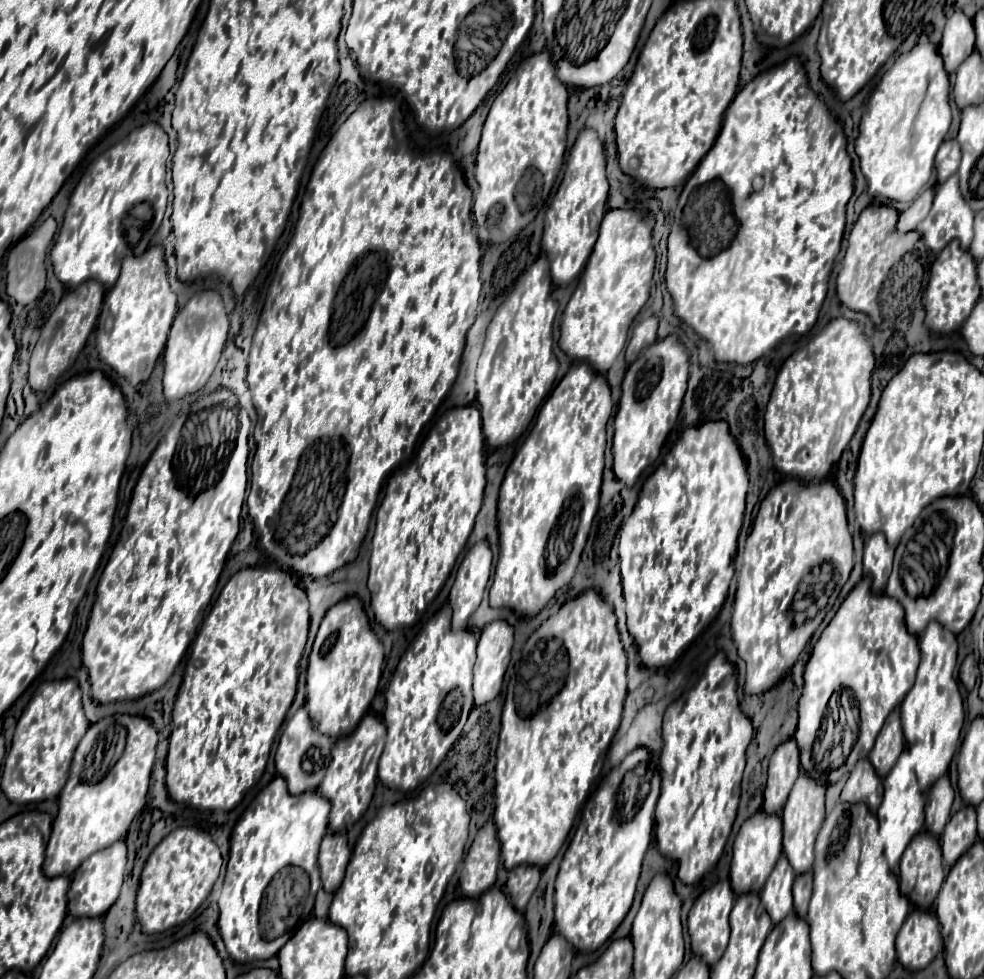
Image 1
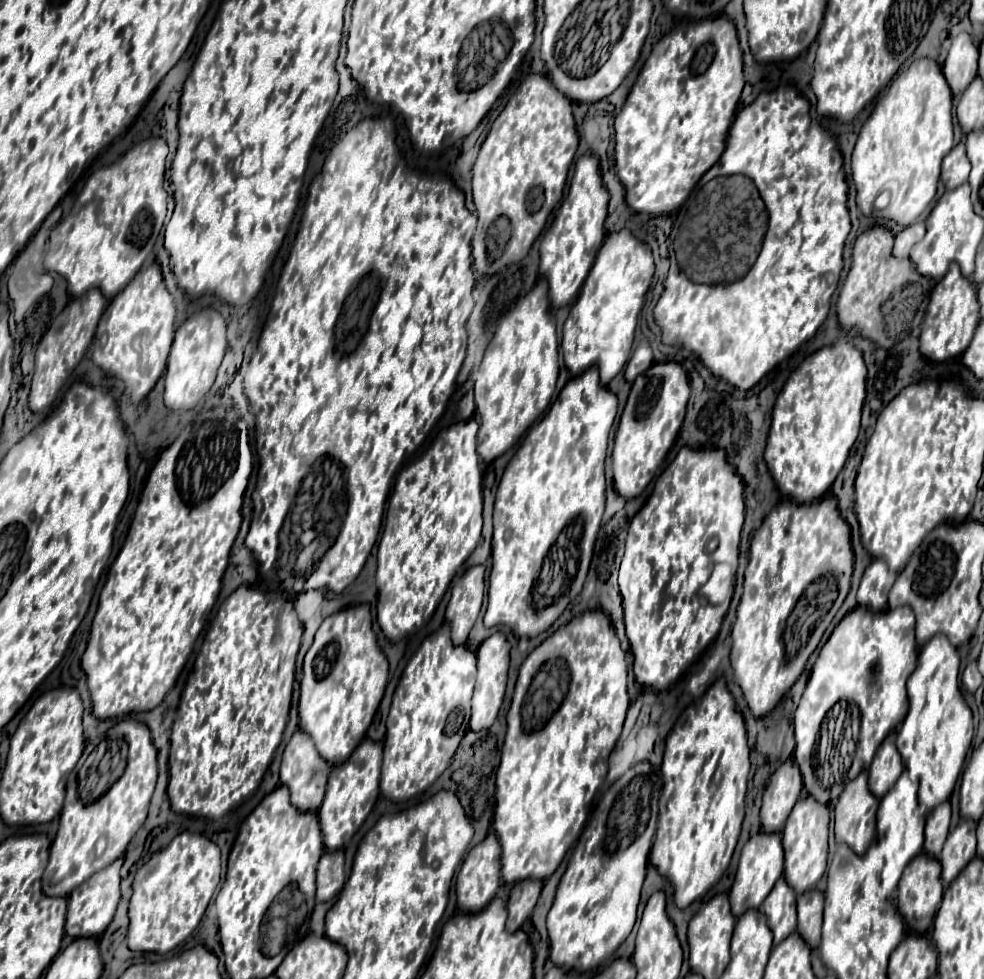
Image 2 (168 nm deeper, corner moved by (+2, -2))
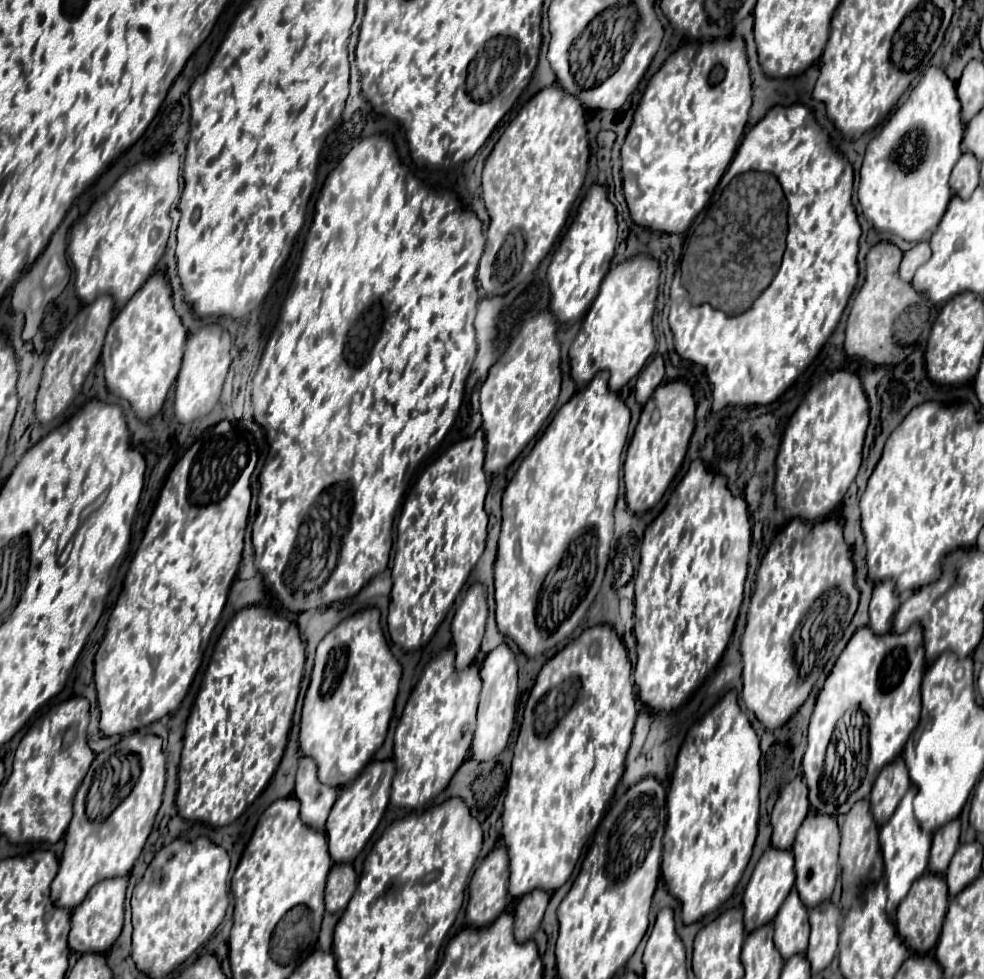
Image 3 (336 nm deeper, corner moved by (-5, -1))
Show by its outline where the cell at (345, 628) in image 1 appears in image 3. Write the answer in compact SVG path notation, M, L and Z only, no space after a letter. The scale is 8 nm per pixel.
M378 607L364 609L352 615L350 619L344 619L320 641L316 649L310 687L304 697L298 743L300 743L302 755L312 757L316 761L318 777L324 785L330 785L330 787L350 785L362 773L362 769L374 759L374 753L382 747L388 733L400 677L402 677L402 667L390 653L390 647L380 627Z

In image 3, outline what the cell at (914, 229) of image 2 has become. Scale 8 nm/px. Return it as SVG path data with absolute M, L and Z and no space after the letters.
M926 241L918 243L910 251L906 251L904 257L902 257L902 265L900 265L900 277L902 277L902 281L912 283L912 277L914 277L916 269L920 265L924 265L930 259L930 255L932 255L932 251L930 251L930 245Z

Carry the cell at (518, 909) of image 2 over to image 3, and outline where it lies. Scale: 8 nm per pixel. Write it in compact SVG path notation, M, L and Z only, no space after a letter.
M534 889L526 897L522 897L516 905L514 913L514 939L516 943L526 943L532 939L536 929L540 927L540 921L544 917L546 905L550 901L550 895L546 891Z

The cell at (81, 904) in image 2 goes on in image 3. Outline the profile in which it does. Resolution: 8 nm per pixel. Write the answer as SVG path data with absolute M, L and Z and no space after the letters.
M106 879L90 889L86 901L72 911L72 931L68 935L68 945L74 953L108 953L112 943L118 939L124 927L124 897L126 897L126 879Z

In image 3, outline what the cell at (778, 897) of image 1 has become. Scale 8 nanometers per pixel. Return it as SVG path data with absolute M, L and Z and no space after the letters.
M792 889L786 905L782 905L782 913L778 913L778 921L774 921L774 945L782 959L790 959L792 955L806 953L808 935L808 909L802 905L798 891Z

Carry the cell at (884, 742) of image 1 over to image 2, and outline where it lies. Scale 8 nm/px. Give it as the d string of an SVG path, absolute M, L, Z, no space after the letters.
M891 732L879 746L869 768L869 790L883 798L883 794L895 784L895 778L903 772L903 760L895 748L895 732Z

